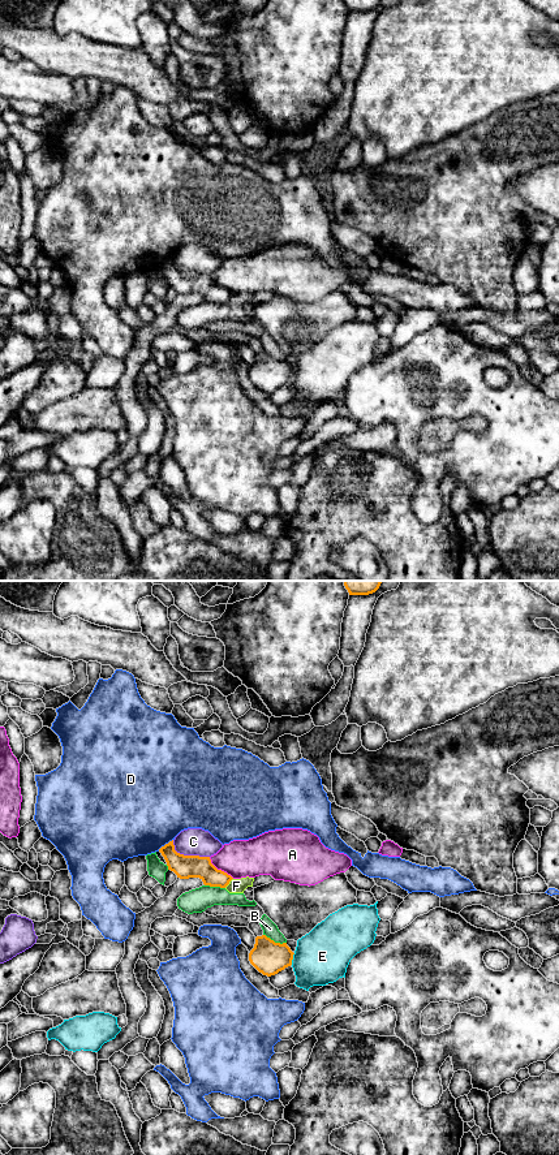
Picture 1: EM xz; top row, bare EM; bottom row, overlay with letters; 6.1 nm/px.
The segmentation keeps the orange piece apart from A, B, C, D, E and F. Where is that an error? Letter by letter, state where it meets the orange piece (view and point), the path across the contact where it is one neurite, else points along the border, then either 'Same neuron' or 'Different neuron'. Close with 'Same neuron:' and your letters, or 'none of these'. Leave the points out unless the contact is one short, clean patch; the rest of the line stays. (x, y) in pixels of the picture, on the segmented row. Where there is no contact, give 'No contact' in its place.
A: Touches orange at xz (220, 870). Different neuron
B: Touches orange at xz (274, 942). Different neuron
C: Touches orange at xz (188, 856). Different neuron
D: Touches orange at xz (166, 844). Different neuron
E: Touches orange at xz (292, 959). Different neuron
F: Touches orange at xz (228, 883). Boundary: xz (232, 878), (224, 887). Different neuron
Same neuron: none of these

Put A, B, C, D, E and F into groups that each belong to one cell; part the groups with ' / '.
A / B F / C / D / E

